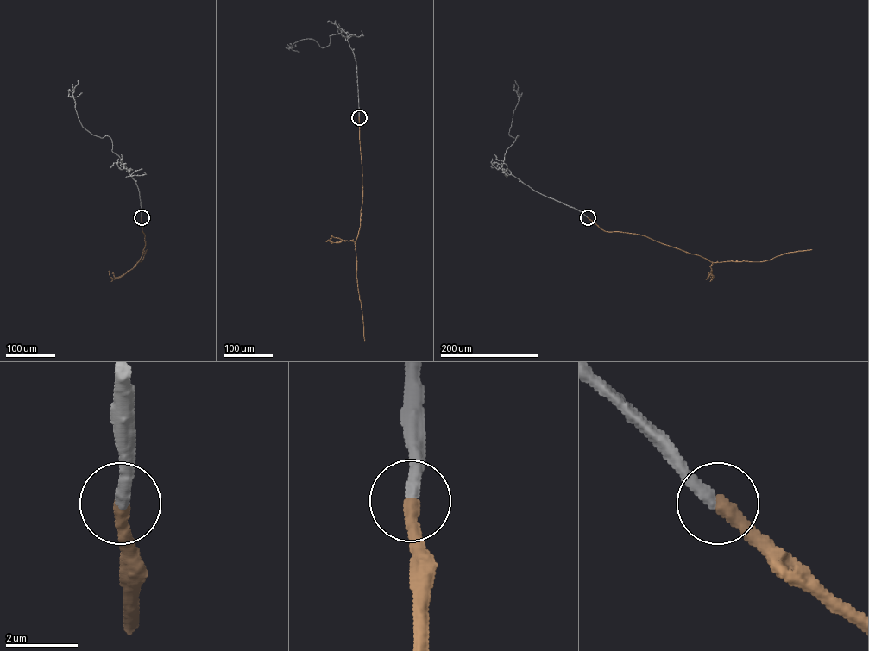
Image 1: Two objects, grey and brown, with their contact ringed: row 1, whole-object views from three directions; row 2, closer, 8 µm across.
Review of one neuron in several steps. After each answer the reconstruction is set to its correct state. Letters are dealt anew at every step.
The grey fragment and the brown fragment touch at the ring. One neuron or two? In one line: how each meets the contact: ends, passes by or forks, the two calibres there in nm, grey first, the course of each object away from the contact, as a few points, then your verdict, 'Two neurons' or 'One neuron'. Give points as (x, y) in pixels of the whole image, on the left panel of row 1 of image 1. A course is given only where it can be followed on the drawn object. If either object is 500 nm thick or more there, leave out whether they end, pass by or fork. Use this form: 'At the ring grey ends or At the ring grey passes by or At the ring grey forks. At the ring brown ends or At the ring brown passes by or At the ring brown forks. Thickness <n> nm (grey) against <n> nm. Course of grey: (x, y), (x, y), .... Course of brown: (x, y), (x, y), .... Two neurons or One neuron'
At the ring grey ends. At the ring brown ends. Thickness 360 nm (grey) against 400 nm. Course of grey: (141, 217), (138, 187), (122, 160), (112, 152), (110, 138), (92, 134), (79, 121), (72, 93), (78, 80). Course of brown: (141, 217), (145, 247), (137, 262), (142, 259), (147, 249). One neuron

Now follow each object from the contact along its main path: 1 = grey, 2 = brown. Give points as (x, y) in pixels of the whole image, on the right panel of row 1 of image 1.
1: (588, 217), (535, 191), (513, 175), (504, 163), (506, 150), (518, 136), (509, 134), (519, 98), (515, 80)
2: (588, 217), (605, 231), (645, 236), (713, 262), (763, 261), (786, 253), (811, 249)

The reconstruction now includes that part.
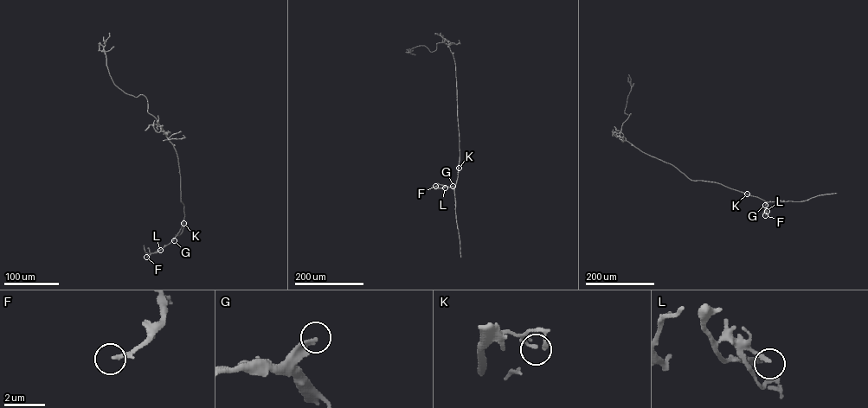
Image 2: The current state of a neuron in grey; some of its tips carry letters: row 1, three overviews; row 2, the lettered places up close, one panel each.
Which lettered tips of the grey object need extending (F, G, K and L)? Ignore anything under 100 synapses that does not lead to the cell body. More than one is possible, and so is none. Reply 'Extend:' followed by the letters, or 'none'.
Extend: G

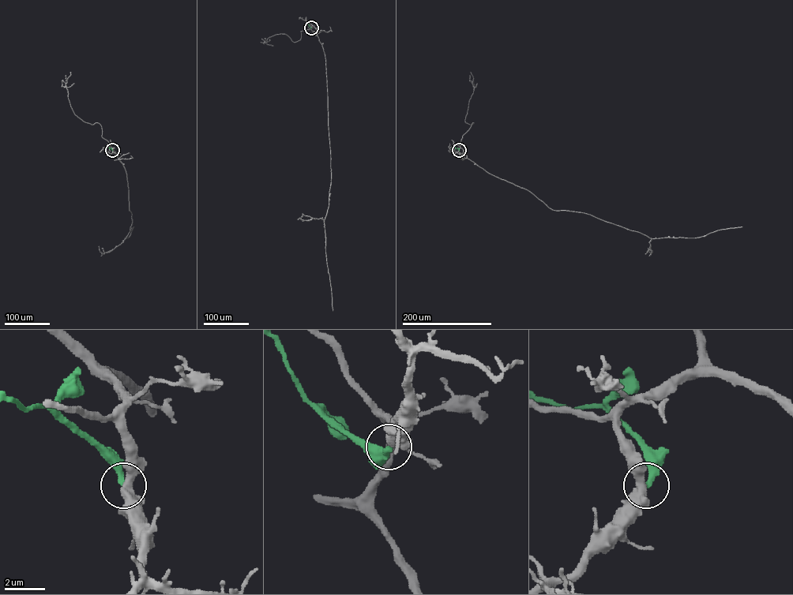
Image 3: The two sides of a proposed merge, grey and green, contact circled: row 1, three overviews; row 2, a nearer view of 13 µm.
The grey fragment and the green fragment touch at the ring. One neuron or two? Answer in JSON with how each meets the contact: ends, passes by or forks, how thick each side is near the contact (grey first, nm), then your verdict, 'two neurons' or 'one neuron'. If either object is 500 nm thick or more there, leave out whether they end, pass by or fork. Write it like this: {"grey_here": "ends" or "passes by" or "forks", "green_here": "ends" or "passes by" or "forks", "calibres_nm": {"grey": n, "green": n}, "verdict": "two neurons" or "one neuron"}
{"grey_here": "passes by", "green_here": "ends", "calibres_nm": {"grey": 480, "green": 320}, "verdict": "two neurons"}

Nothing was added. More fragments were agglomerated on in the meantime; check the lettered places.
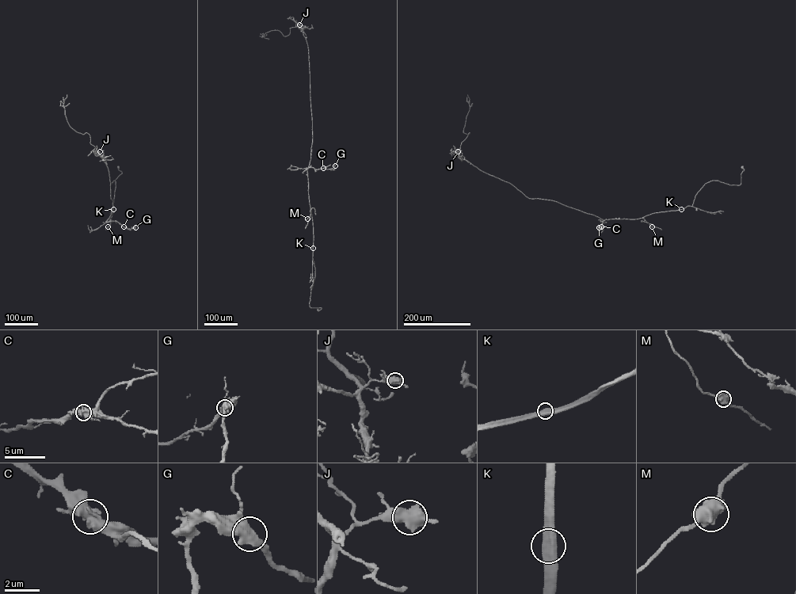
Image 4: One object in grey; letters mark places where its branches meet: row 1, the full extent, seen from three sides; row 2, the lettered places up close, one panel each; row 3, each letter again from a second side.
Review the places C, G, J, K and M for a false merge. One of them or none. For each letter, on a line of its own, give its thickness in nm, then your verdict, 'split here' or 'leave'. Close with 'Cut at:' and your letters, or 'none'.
C: calibre 600 nm; leave
G: calibre 550 nm; leave
J: calibre 700 nm; leave
K: calibre 550 nm; leave
M: calibre 700 nm; leave
Cut at: none

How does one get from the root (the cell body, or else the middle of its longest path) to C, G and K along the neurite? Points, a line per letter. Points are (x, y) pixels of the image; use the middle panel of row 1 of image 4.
C: (318, 309), (321, 308), (310, 306), (315, 268), (306, 168), (323, 168)
G: (318, 309), (321, 308), (310, 306), (315, 268), (306, 168), (329, 169), (335, 165)
K: (318, 309), (321, 308), (310, 306), (315, 276), (313, 248)

